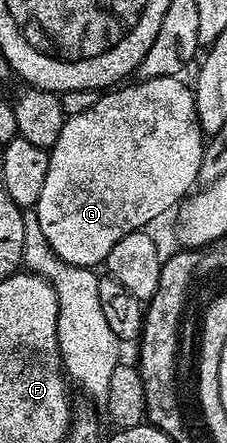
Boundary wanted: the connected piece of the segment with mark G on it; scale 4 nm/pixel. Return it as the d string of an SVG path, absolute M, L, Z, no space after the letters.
M178 76L156 77L148 80L141 79L139 82L135 82L136 84L127 83L125 86L115 87L113 90L99 95L97 102L88 110L84 110L84 114L71 116L63 124L60 138L56 138L53 148L49 149L48 178L44 178L44 190L40 190L36 211L40 231L43 232L44 238L48 238L48 246L64 262L68 262L72 266L93 269L105 265L112 246L116 246L116 242L120 242L120 238L133 232L143 231L148 226L146 224L164 215L171 207L171 210L177 207L195 187L199 176L200 160L206 144L204 133L198 124L193 89L187 83L185 85L182 80Z

